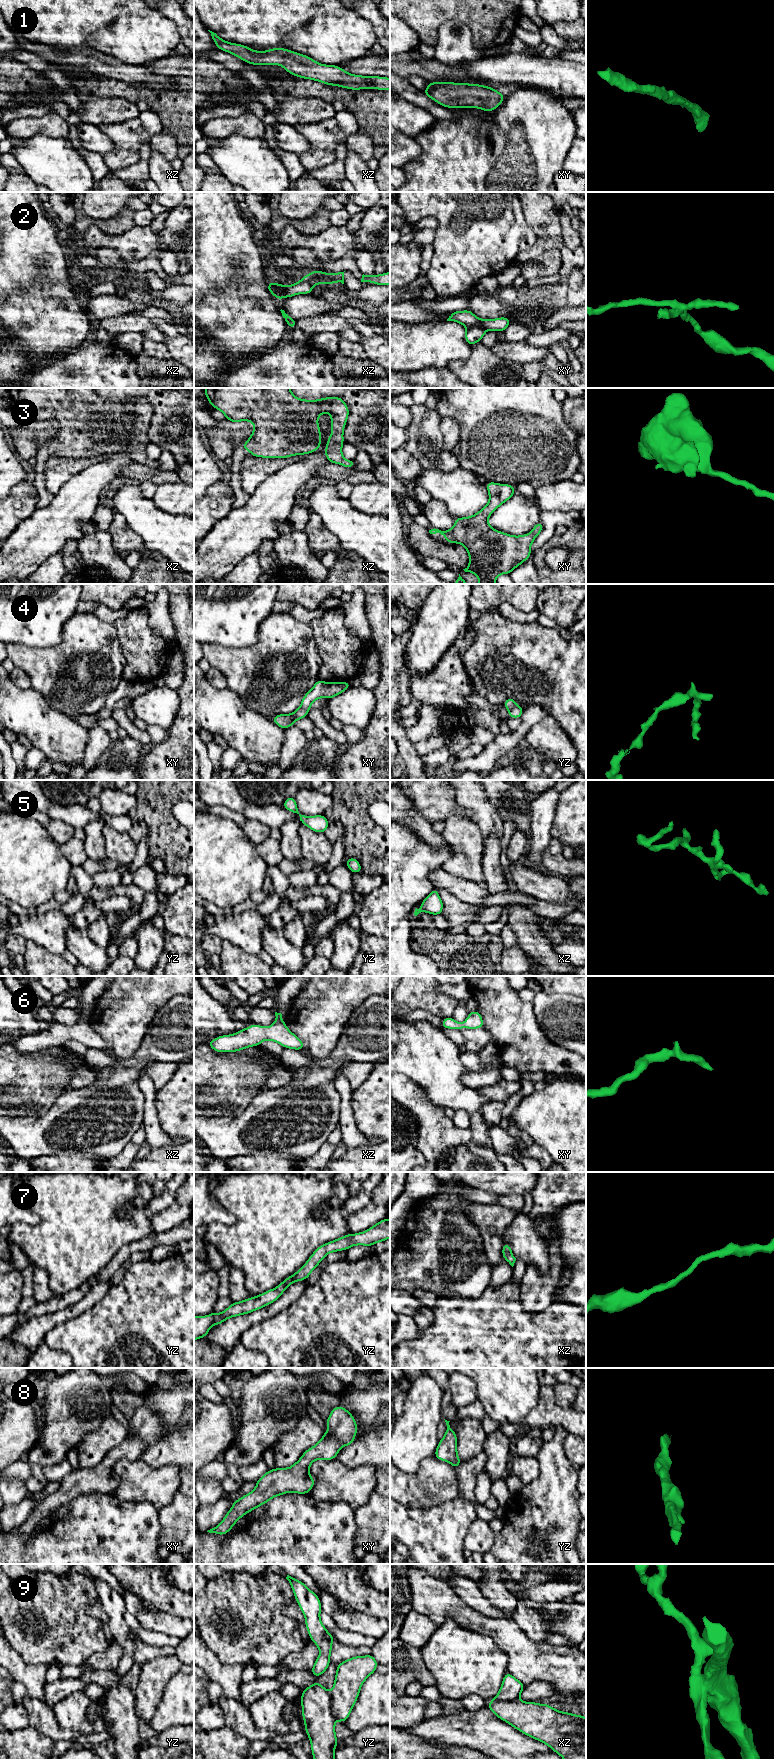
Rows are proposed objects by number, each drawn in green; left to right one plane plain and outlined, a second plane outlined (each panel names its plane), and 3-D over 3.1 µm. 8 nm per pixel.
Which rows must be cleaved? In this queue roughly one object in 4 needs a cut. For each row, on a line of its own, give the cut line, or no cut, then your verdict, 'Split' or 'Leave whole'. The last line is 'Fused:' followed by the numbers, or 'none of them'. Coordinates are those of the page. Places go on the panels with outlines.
1: No split. Leave whole
2: Split along xy (467, 327), (481, 325), (486, 329). Split
3: No split. Leave whole
4: No split. Leave whole
5: No split. Leave whole
6: No split. Leave whole
7: No split. Leave whole
8: No split. Leave whole
9: Split along yz (330, 1693), (331, 1713), (336, 1718). Split
Fused: 2, 9

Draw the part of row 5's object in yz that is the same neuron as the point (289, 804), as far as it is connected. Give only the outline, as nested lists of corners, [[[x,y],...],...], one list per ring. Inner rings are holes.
[[[293,796],[287,798],[282,806],[290,812],[297,813],[300,816],[301,823],[313,830],[314,832],[324,833],[329,827],[329,822],[324,815],[316,815],[309,817],[301,815],[298,812],[296,800]]]

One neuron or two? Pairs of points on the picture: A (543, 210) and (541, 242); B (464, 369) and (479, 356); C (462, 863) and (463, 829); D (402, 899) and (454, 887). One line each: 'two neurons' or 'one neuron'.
A: one neuron
B: one neuron
C: one neuron
D: two neurons

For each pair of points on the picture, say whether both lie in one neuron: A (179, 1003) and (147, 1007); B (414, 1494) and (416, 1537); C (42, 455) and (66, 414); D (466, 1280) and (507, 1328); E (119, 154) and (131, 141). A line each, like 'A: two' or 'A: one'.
A: two
B: two
C: one
D: two
E: two

